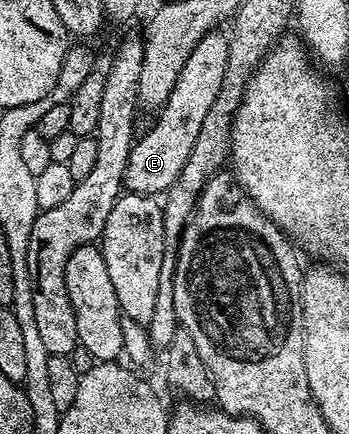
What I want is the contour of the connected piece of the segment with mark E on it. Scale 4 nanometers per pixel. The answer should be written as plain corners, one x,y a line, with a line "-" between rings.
224,28
213,29
191,51
187,63
183,63
183,71
175,79
175,87
171,95
167,95
165,104
160,106
157,122
138,136
131,147
131,155
127,159
124,188
130,193
142,193
148,197
164,194
179,179
183,171
183,163
187,163
187,155
191,155
191,147
195,147
195,139
199,139
199,130
203,127
203,118
211,111
211,103
215,103
215,95
219,95
219,87
223,87
223,75
227,67
227,47
229,35

